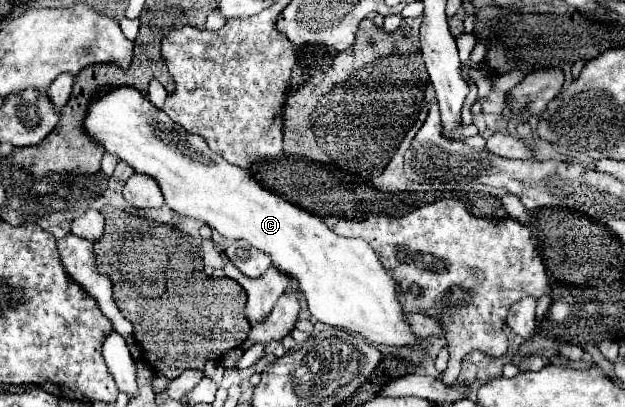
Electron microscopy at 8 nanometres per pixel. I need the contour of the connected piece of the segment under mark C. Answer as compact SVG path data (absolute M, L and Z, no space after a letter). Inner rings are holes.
M122 86L92 98L88 106L88 114L84 118L84 128L88 136L92 136L96 142L100 142L106 148L106 152L116 154L122 162L130 164L136 172L150 174L162 188L164 200L174 212L206 222L224 238L230 240L244 238L252 246L258 246L258 250L270 254L272 264L280 266L280 270L284 270L298 282L300 292L308 300L308 310L318 322L360 334L372 344L406 346L406 348L418 346L420 338L416 338L416 334L412 332L412 326L402 310L402 304L398 302L396 282L392 280L392 276L382 266L376 252L366 240L338 236L322 222L322 218L308 214L306 210L300 210L298 206L292 206L284 198L264 190L246 170L214 154L200 136L180 130L180 126L176 126L176 122L172 122L166 112L154 108L154 104L136 88Z

